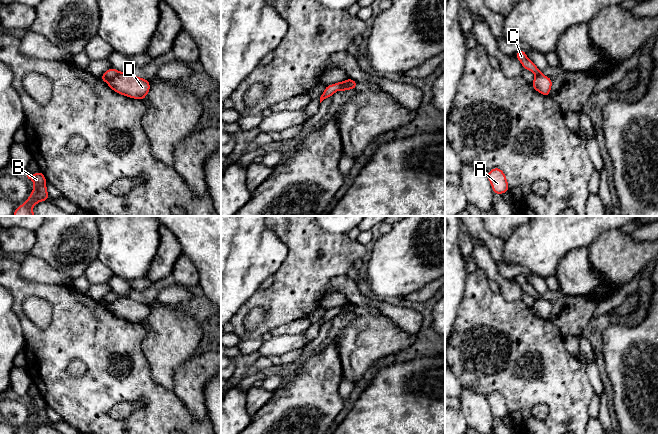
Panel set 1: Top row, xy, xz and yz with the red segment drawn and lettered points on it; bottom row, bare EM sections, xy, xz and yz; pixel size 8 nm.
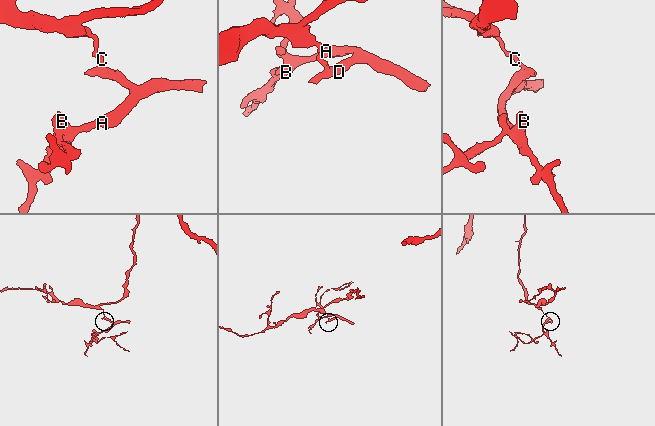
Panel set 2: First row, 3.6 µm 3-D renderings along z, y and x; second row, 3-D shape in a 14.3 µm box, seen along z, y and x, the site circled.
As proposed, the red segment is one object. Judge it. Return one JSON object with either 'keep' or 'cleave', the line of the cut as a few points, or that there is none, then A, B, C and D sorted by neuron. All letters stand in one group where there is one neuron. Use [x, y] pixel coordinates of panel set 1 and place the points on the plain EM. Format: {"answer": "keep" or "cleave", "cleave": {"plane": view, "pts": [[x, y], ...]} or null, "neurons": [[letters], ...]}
{"answer": "cleave", "cleave": {"plane": "xy", "pts": [[119, 296], [107, 306]]}, "neurons": [["A", "B", "D"], ["C"]]}

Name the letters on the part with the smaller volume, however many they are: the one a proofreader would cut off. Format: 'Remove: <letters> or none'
Remove: A, B, D

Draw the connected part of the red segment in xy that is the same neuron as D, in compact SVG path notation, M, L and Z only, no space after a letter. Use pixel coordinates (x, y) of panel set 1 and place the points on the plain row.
M119 296L107 307L118 318L139 324L143 324L150 314L147 303L139 302L129 296Z

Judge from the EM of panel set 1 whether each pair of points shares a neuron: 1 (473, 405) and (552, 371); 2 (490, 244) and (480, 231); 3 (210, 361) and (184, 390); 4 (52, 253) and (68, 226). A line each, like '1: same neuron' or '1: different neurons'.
1: different neurons
2: same neuron
3: same neuron
4: same neuron

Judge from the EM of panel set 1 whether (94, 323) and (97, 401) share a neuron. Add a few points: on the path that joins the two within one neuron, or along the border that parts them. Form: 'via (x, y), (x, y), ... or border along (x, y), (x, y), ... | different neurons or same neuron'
via (97, 342), (97, 382) | same neuron

